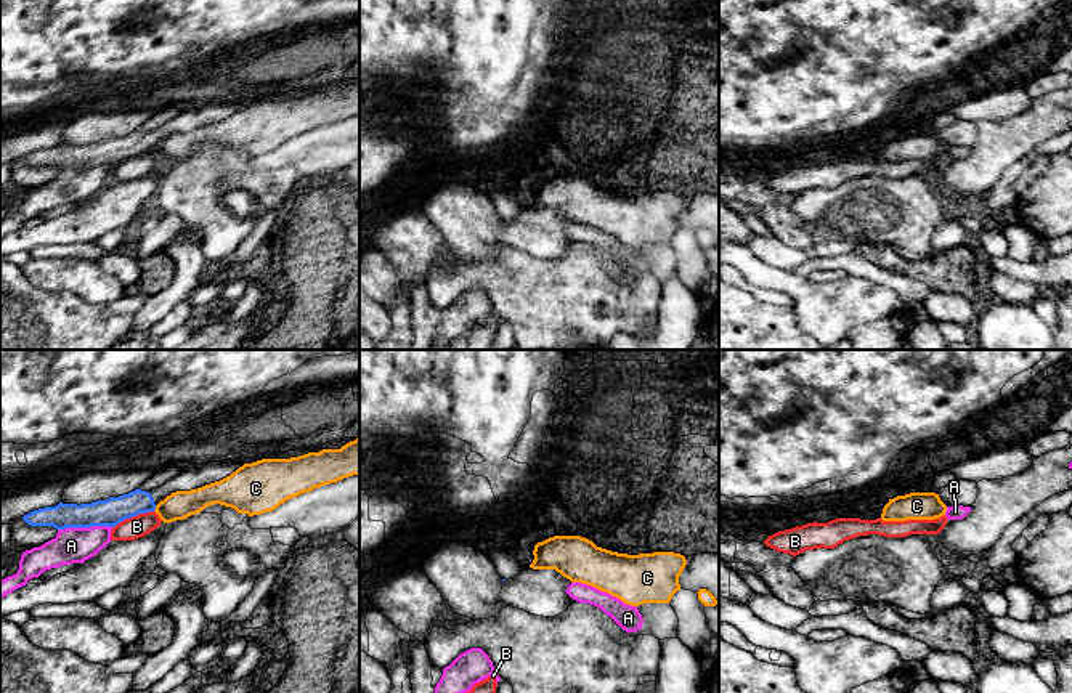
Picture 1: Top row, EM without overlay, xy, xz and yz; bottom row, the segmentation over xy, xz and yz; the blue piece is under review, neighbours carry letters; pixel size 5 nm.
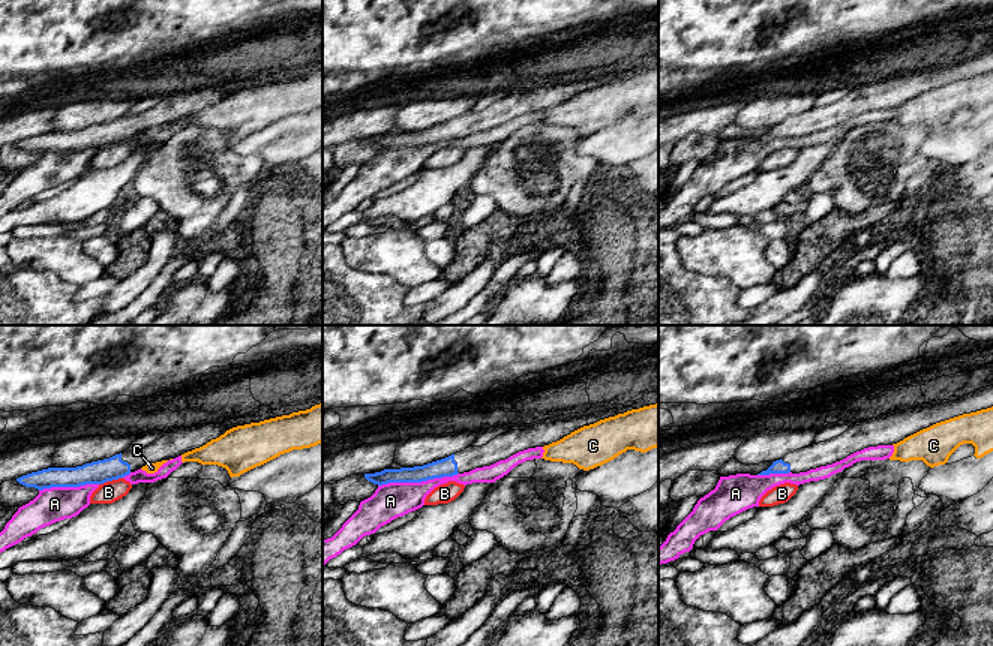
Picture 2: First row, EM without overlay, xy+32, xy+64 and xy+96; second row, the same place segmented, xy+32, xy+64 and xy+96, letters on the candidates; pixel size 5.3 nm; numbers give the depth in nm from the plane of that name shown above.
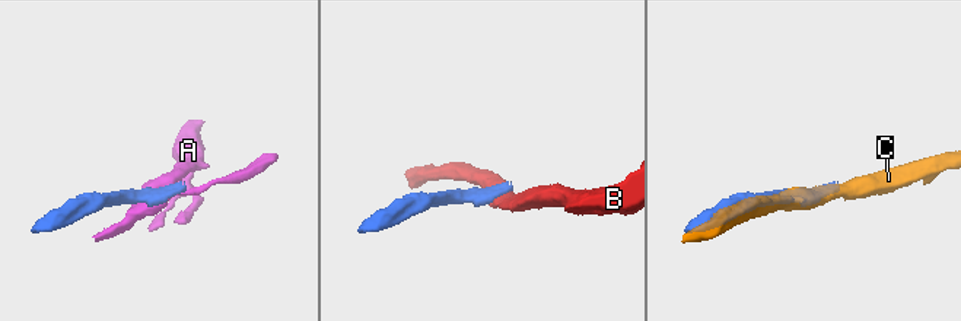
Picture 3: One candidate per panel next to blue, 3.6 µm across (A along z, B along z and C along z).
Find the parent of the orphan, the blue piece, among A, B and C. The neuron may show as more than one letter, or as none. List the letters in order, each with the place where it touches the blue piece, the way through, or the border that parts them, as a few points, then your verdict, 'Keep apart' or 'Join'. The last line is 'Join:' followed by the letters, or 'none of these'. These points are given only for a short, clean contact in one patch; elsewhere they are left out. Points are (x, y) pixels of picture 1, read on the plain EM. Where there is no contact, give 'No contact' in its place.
A: Touches blue at xy (84, 167). Keep apart
B: Touches blue at xy (132, 156). Boundary: xy (153, 151), (124, 159), (113, 169). Keep apart
C: Touches blue at xy (154, 149). Boundary: xy (156, 146), (153, 151). Keep apart
Join: none of these

